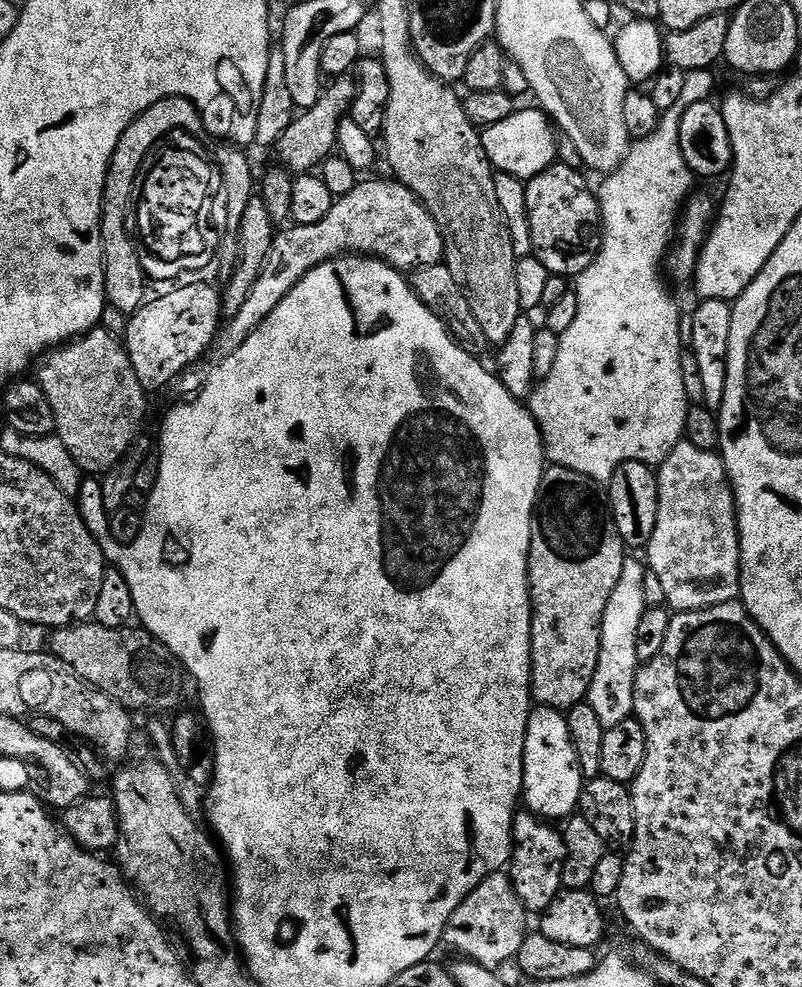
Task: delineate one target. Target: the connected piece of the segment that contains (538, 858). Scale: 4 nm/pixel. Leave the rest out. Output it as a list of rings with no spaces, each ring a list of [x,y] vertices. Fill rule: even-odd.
[[[529,810],[517,811],[512,820],[512,859],[510,875],[518,898],[530,914],[539,914],[554,902],[564,888],[562,866],[566,862],[564,833],[546,819],[541,819]]]

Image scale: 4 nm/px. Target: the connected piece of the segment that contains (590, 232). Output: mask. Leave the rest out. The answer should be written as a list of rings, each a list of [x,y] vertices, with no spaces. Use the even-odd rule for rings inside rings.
[[[553,162],[542,174],[526,184],[526,210],[532,235],[534,255],[553,276],[581,276],[600,252],[600,201],[597,193],[584,181],[585,173]]]

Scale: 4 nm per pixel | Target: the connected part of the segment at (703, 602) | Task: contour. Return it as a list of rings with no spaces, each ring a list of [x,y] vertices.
[[[682,442],[674,446],[664,463],[659,465],[654,476],[654,490],[658,494],[658,522],[654,522],[654,534],[646,549],[646,564],[651,572],[658,574],[662,582],[662,590],[666,590],[666,604],[673,613],[697,612],[700,608],[709,608],[715,604],[725,604],[736,600],[740,595],[740,531],[736,525],[736,496],[732,492],[732,483],[728,480],[728,471],[724,469],[724,461],[716,452],[698,450],[698,446]]]

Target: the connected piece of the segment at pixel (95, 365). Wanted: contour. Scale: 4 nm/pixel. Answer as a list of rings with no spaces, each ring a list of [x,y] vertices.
[[[97,326],[91,332],[85,333],[84,336],[77,336],[75,340],[70,340],[61,347],[51,349],[39,361],[39,364],[40,377],[38,377],[38,383],[41,390],[45,392],[46,401],[50,402],[51,410],[53,410],[54,422],[56,423],[55,436],[60,439],[62,446],[66,446],[66,450],[70,450],[70,458],[74,458],[74,462],[80,467],[81,473],[103,474],[108,472],[114,465],[119,464],[121,460],[129,455],[128,447],[135,442],[136,434],[144,422],[144,415],[148,412],[148,400],[144,397],[147,396],[146,389],[142,386],[142,382],[138,382],[138,374],[134,374],[134,366],[128,357],[127,347],[117,337],[110,335],[107,330]]]

